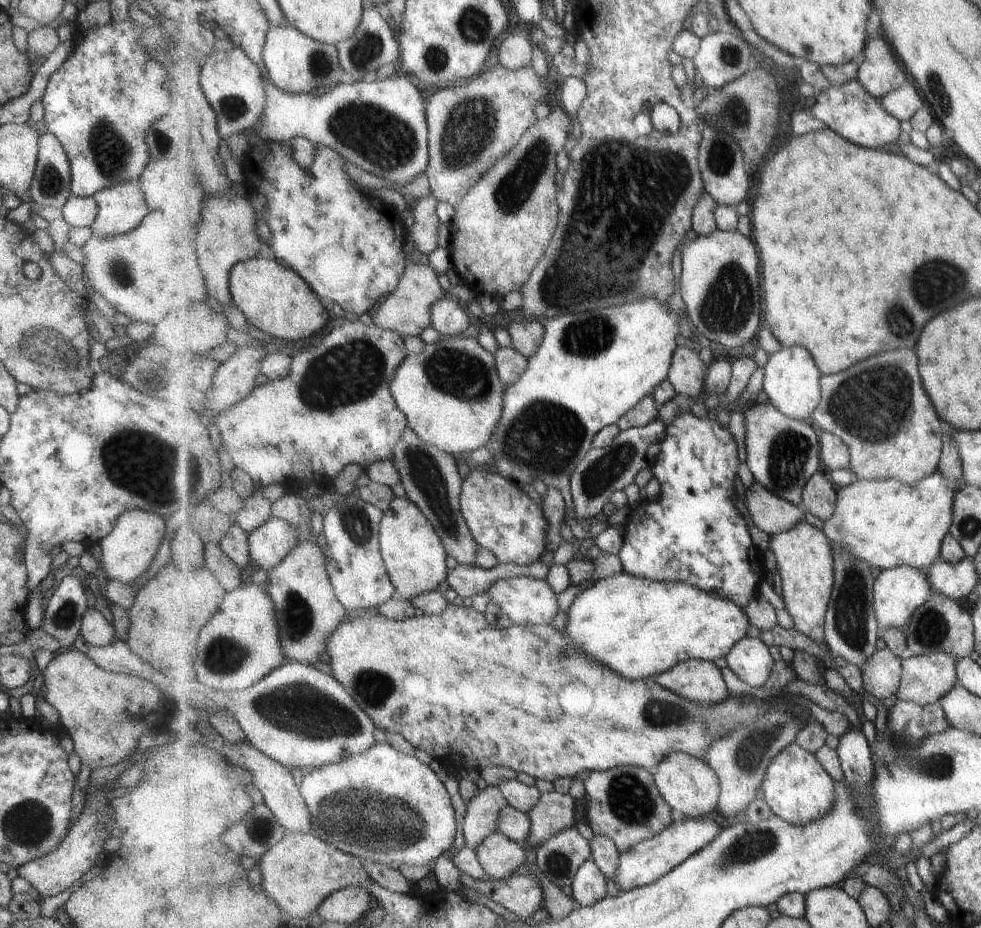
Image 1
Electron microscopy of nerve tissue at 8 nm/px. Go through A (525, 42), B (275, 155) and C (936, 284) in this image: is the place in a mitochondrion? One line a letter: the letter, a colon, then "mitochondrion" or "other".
A: other
B: other
C: mitochondrion

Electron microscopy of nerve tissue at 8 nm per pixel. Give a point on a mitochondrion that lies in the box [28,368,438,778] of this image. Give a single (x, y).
(306, 710)

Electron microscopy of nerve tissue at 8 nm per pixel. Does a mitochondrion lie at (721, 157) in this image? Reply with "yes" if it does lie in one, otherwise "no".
yes

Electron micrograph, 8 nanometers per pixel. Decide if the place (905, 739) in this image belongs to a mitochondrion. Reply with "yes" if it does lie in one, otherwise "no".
yes

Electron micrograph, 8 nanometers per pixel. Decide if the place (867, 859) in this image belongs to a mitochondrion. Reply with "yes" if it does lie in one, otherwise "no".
no

